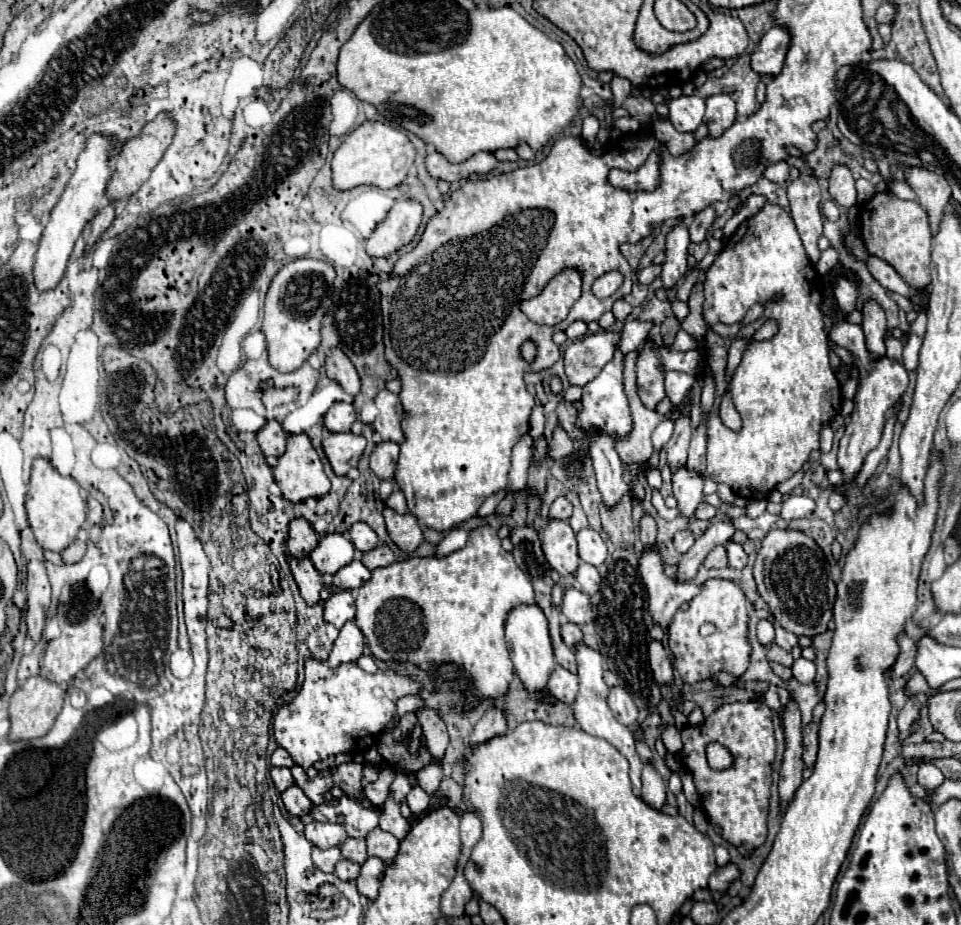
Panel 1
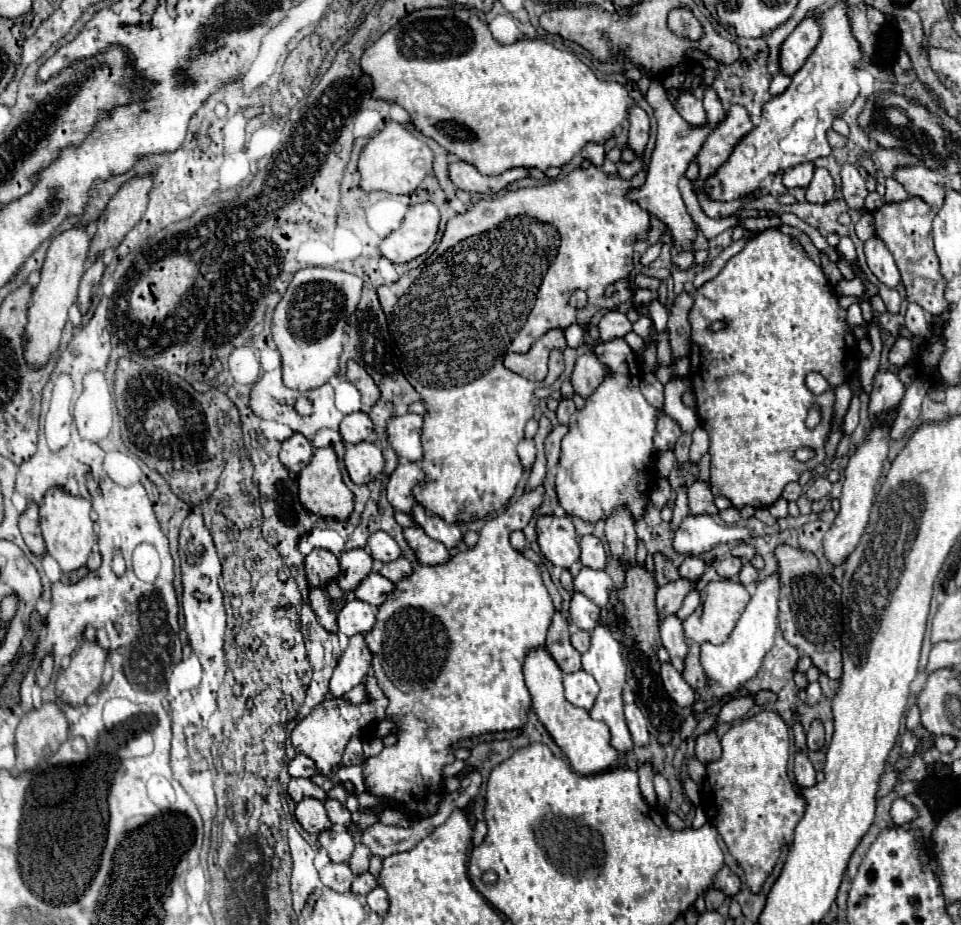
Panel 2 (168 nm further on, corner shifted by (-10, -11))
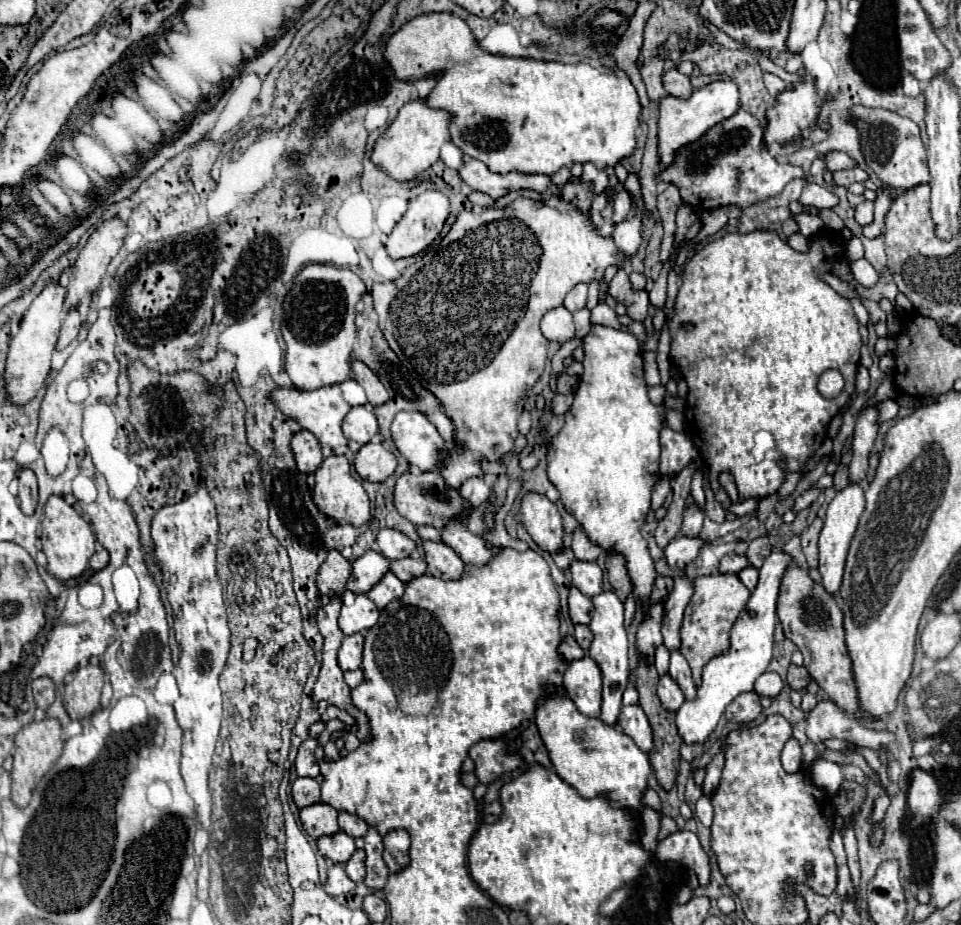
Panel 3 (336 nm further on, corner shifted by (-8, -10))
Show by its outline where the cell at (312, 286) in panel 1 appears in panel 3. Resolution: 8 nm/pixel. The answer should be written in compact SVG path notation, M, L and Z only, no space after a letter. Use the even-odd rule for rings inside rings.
M306 265L284 297L282 337L286 343L286 373L302 391L336 385L350 379L350 353L356 343L356 303L366 291L364 281L350 269L332 265Z

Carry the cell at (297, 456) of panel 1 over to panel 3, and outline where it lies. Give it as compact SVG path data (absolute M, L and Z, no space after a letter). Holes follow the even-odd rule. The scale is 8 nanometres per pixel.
M330 455L322 461L322 465L314 471L314 489L312 499L316 507L330 519L344 519L346 523L360 527L370 519L370 501L362 487L362 483L352 477L350 465L342 455Z

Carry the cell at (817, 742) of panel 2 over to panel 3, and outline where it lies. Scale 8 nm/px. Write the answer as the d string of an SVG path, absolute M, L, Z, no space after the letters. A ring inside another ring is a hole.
M828 699L818 701L818 705L810 711L806 723L808 723L806 735L814 743L820 743L828 737L838 737L838 739L854 741L854 743L868 747L868 749L874 749L874 751L886 749L892 743L896 743L894 733L876 731L872 727L862 725L854 717L846 717L844 711Z

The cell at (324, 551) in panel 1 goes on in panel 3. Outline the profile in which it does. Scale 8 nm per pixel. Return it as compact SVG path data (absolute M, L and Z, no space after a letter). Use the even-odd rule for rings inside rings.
M366 551L362 557L352 561L352 573L346 589L352 593L368 593L388 571L390 561L376 551Z

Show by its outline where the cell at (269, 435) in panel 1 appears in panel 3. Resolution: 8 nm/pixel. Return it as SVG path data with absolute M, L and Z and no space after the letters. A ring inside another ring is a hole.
M310 431L294 433L294 437L290 441L290 449L294 453L294 459L296 459L300 473L314 473L324 459L320 453L318 439Z

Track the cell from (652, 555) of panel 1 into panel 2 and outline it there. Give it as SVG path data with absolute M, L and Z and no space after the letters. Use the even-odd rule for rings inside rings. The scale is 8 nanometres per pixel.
M668 616L660 624L660 638L664 648L670 654L670 664L676 666L676 670L684 670L684 658L688 654L688 644L684 640L682 622L676 616Z

